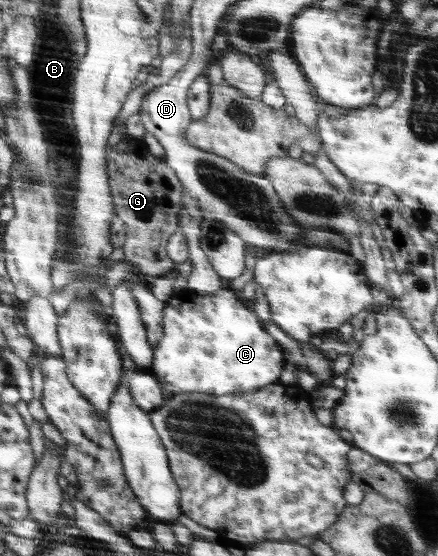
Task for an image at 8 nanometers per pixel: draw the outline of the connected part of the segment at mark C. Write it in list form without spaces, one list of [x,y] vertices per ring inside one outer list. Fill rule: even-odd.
[[[224,288],[218,293],[214,294],[196,294],[194,291],[170,296],[166,300],[166,308],[163,318],[163,340],[161,340],[156,347],[154,364],[151,366],[151,373],[156,380],[162,385],[172,384],[173,388],[176,388],[176,392],[210,392],[210,394],[236,394],[236,393],[250,393],[258,390],[258,388],[264,388],[266,384],[270,385],[270,382],[276,383],[276,380],[280,378],[280,374],[284,372],[284,366],[286,366],[286,358],[284,358],[284,352],[280,348],[280,344],[262,328],[260,324],[259,315],[252,310],[248,310],[234,292],[230,292],[230,288]]]

